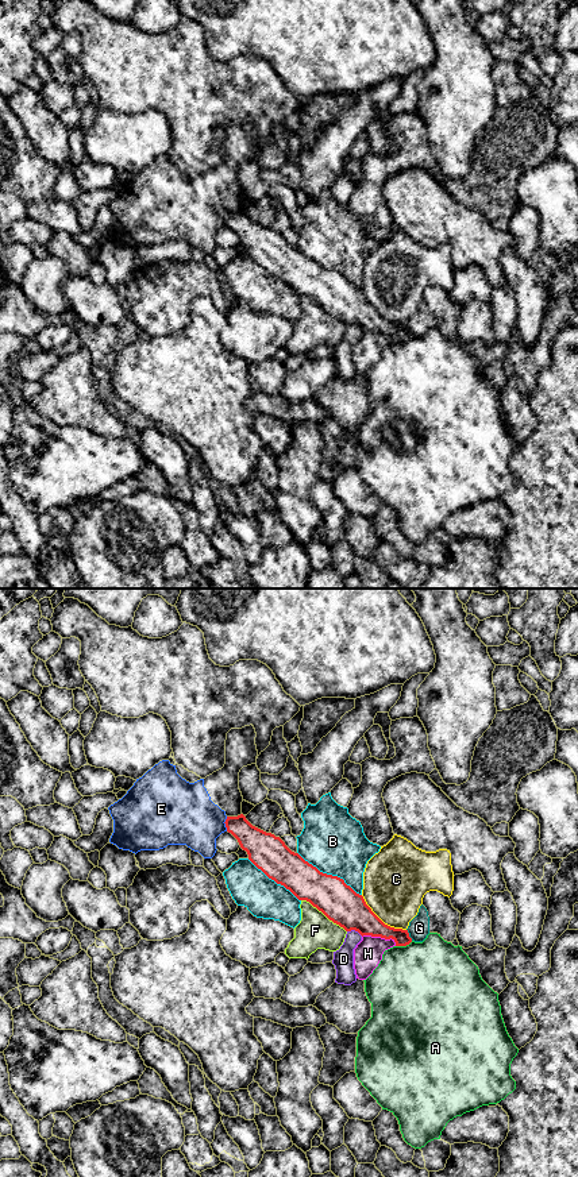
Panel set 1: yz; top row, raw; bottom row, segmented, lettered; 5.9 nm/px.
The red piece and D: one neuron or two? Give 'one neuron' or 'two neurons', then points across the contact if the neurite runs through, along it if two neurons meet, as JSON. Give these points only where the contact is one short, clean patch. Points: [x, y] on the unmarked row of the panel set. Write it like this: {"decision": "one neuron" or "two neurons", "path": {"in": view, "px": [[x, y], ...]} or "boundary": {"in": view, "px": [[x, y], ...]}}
{"decision": "two neurons", "boundary": {"in": "yz", "px": [[347, 325], [355, 325], [362, 331]]}}

